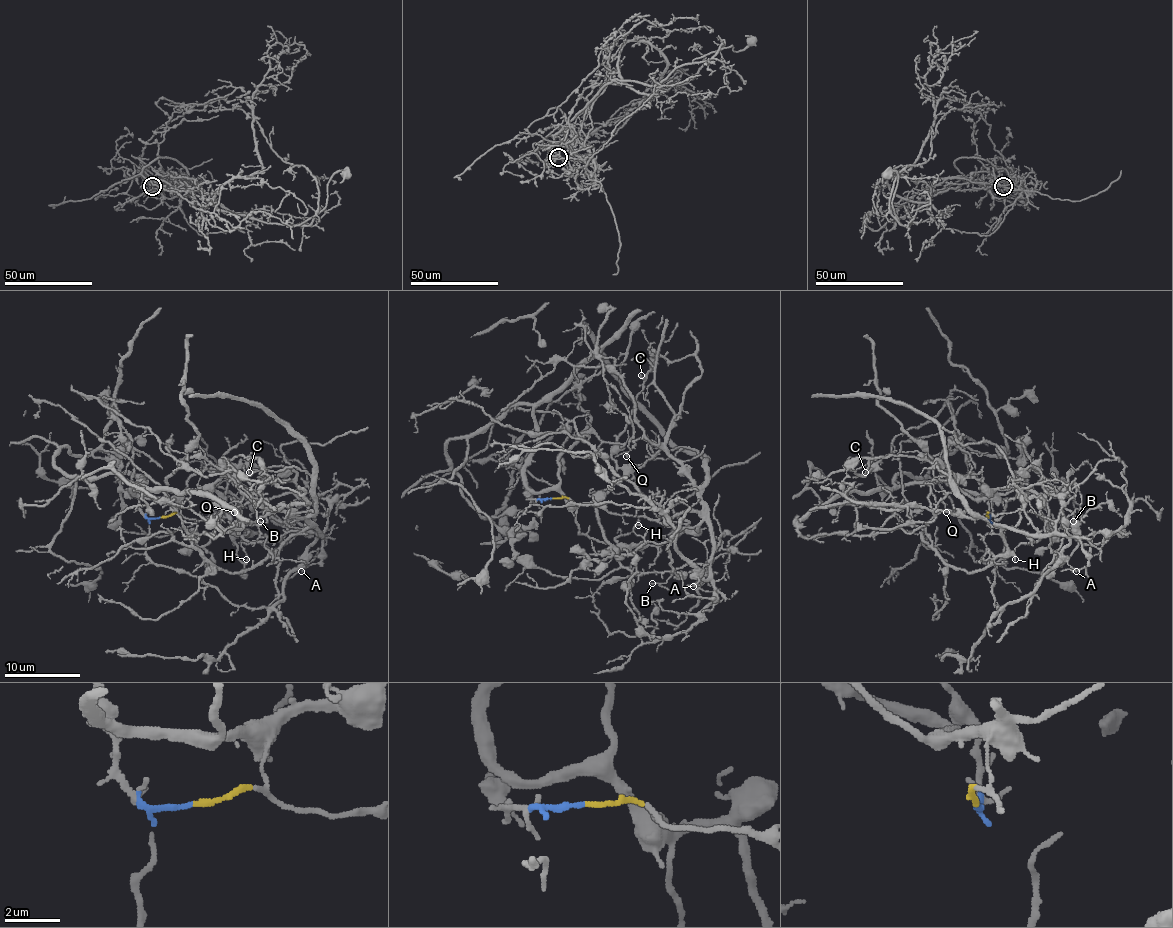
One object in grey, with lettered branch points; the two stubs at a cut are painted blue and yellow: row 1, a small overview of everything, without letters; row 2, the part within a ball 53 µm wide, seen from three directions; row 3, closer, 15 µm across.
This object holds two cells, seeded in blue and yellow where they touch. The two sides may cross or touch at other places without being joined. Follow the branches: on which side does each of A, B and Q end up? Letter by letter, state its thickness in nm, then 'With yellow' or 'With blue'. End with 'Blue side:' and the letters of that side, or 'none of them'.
A: Thickness 80 nm. With yellow
B: Thickness 100 nm. With yellow
Q: Thickness 160 nm. With yellow
Blue side: none of them

